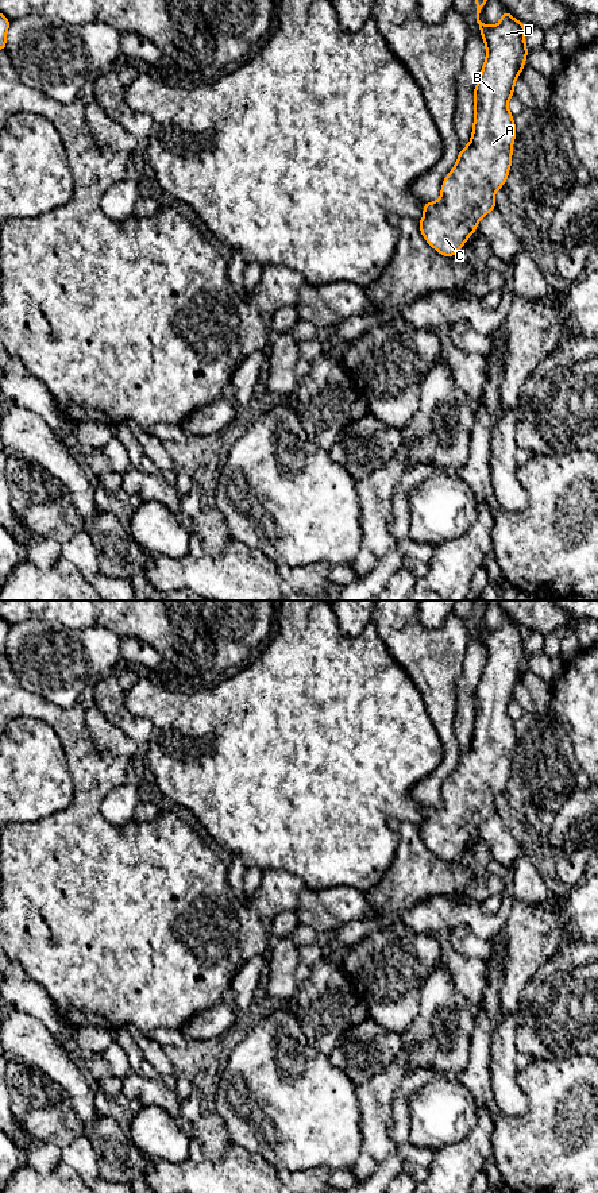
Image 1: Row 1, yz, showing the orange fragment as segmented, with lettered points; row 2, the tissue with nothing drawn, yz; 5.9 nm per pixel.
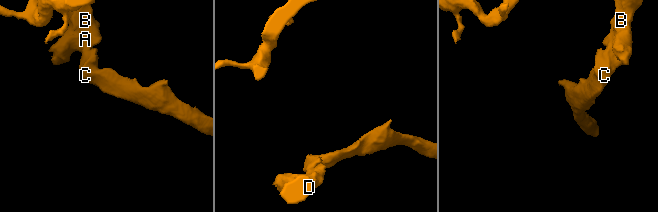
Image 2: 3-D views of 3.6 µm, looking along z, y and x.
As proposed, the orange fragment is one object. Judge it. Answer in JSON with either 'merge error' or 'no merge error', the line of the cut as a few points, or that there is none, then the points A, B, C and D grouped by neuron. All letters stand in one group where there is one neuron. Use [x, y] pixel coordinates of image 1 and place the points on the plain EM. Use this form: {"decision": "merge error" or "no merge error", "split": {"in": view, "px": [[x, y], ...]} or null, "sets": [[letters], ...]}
{"decision": "no merge error", "split": null, "sets": [["A", "B", "C", "D"]]}

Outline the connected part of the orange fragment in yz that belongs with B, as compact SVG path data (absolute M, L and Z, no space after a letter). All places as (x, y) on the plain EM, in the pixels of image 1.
M472 601L477 607L477 628L486 652L486 663L474 694L474 729L470 748L459 756L458 765L441 788L440 804L425 807L418 833L427 848L439 858L452 862L478 834L478 826L497 812L494 799L508 784L512 771L513 748L517 740L509 703L514 699L516 684L524 673L528 653L525 632L504 614L495 630L486 630L479 618L489 601Z

